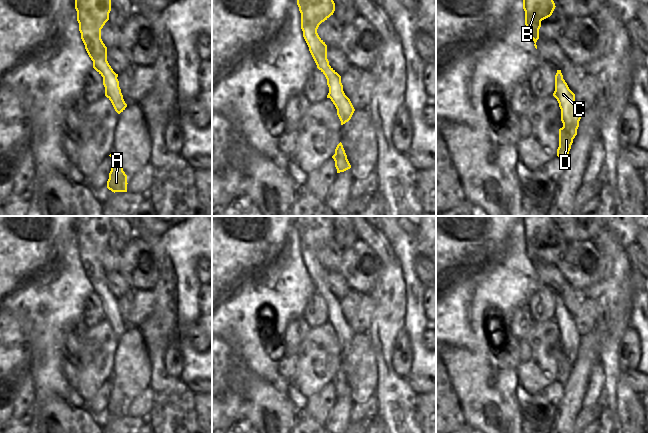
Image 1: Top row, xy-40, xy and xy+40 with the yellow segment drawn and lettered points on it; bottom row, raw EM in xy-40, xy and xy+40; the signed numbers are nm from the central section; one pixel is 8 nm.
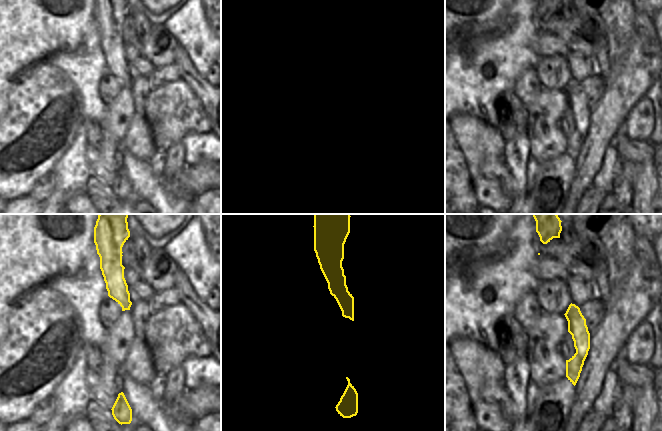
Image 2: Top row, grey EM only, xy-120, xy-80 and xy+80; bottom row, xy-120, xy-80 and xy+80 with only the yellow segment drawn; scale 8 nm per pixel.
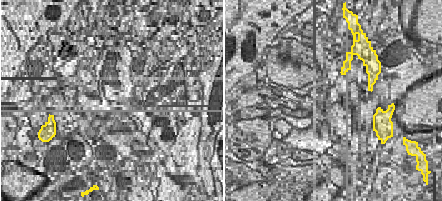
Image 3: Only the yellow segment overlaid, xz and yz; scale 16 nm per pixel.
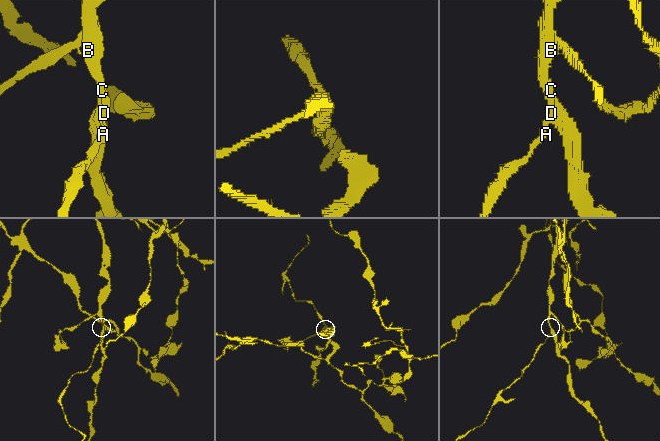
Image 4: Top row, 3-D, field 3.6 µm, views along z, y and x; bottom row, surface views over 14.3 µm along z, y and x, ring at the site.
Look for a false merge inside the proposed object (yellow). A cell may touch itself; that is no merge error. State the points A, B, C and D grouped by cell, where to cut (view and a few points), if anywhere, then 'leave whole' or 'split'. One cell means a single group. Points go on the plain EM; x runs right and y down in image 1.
groups A / B C D; cut xy (343, 372), (340, 372), (335, 378); split

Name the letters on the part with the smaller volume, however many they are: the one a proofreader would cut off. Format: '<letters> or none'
A

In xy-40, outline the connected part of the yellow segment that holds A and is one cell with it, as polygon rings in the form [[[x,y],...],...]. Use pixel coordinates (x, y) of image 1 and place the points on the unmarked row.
[[[111,377],[109,379],[113,385],[109,403],[107,405],[107,412],[112,416],[127,416],[127,399],[123,395],[123,391],[117,385],[117,381]]]

